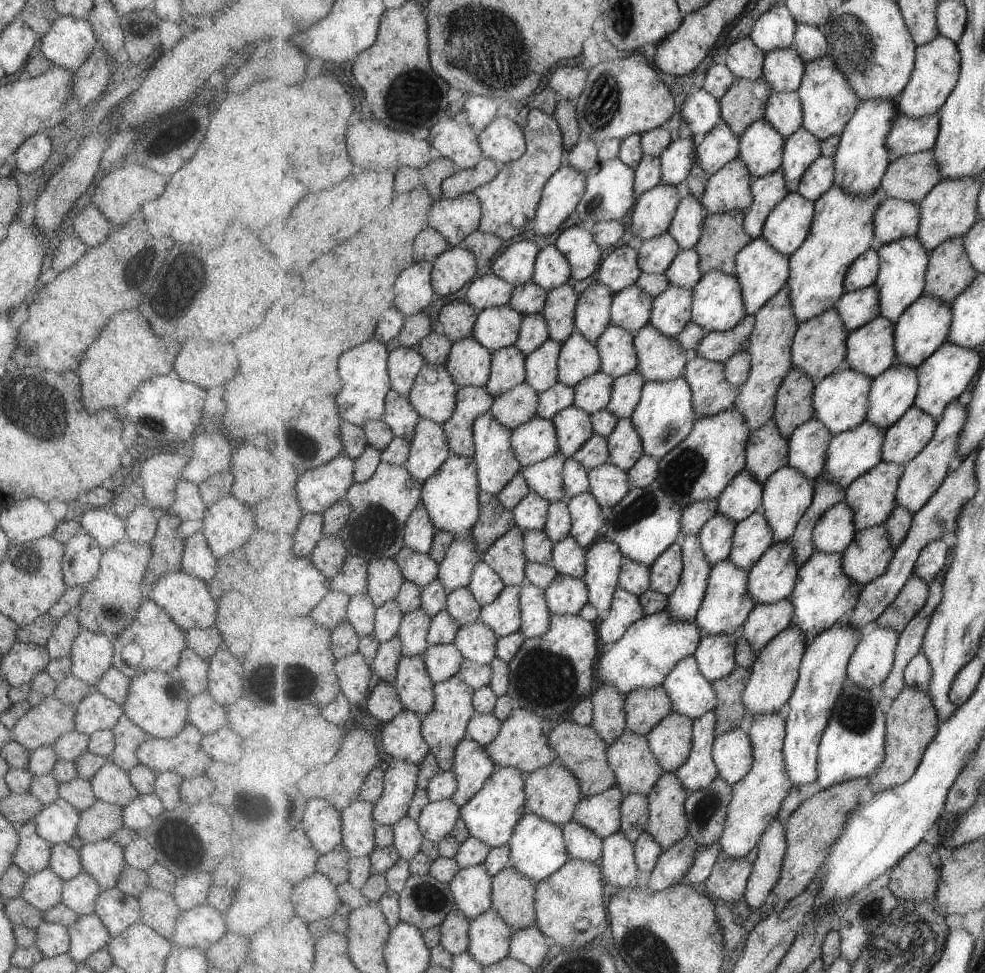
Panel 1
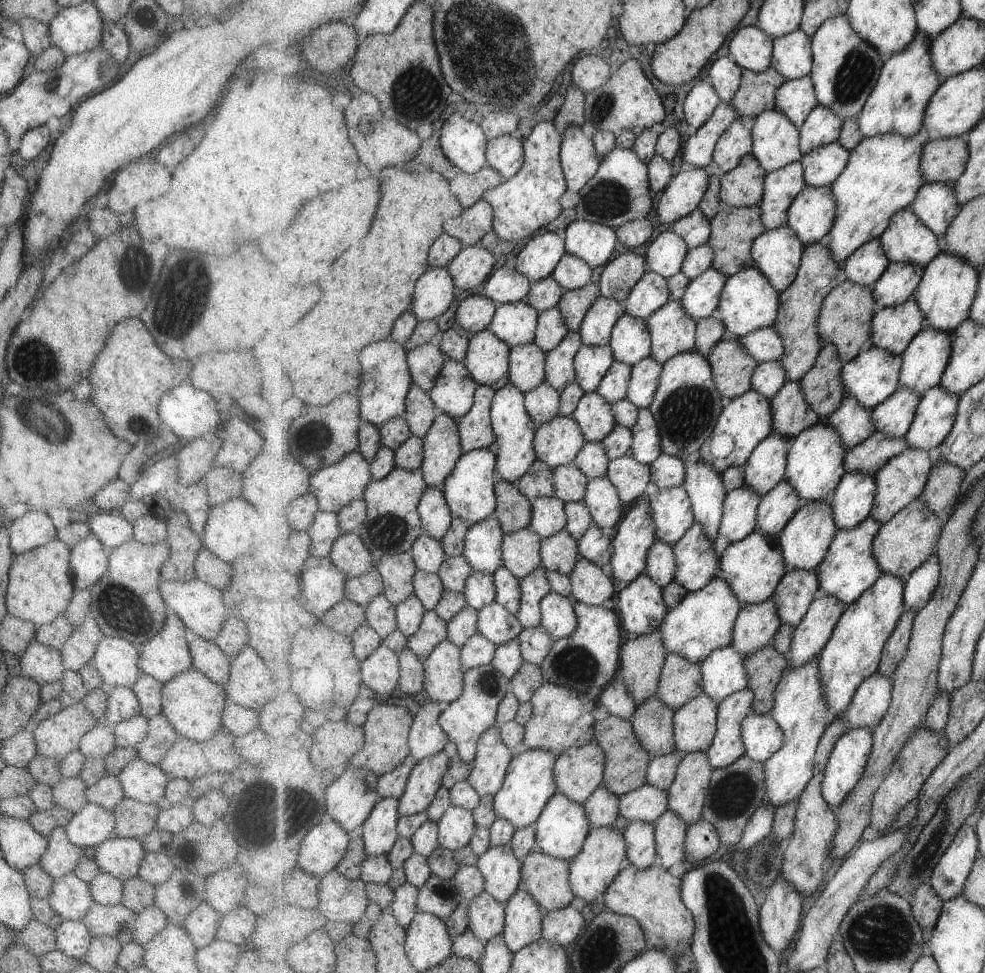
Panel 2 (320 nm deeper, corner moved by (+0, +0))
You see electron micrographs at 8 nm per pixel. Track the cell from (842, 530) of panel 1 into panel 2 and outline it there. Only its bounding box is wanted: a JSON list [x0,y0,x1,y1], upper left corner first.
[831,470,877,530]

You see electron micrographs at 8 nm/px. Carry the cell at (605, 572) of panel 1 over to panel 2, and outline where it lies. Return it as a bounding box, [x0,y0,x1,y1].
[609,501,658,590]

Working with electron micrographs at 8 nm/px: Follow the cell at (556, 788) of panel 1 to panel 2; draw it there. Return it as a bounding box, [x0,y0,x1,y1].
[556,740,606,802]

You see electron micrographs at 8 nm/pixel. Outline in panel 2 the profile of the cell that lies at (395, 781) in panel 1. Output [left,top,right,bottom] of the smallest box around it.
[400,749,452,815]

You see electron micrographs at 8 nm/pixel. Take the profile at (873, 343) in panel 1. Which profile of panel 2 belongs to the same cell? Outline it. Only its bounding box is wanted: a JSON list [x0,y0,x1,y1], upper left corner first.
[872,298,926,355]

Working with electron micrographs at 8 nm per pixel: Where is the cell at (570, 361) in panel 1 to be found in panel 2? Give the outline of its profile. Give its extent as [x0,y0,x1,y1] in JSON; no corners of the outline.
[576,345,616,393]

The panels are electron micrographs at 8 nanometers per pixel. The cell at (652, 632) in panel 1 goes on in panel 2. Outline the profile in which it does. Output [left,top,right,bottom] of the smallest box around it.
[662,576,742,663]

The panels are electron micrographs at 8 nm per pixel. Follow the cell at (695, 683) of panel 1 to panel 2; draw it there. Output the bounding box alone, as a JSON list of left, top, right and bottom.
[702,645,750,704]

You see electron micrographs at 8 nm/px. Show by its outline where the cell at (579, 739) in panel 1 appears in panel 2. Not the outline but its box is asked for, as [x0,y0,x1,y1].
[594,714,653,797]

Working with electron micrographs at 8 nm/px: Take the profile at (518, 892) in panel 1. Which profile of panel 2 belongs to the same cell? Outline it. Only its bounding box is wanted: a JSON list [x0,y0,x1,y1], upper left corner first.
[522,850,576,912]

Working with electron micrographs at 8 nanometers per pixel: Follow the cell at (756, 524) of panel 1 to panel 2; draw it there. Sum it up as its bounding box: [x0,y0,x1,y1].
[758,480,802,538]

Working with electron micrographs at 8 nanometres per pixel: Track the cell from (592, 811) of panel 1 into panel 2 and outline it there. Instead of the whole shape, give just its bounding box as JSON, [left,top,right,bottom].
[620,783,670,823]

